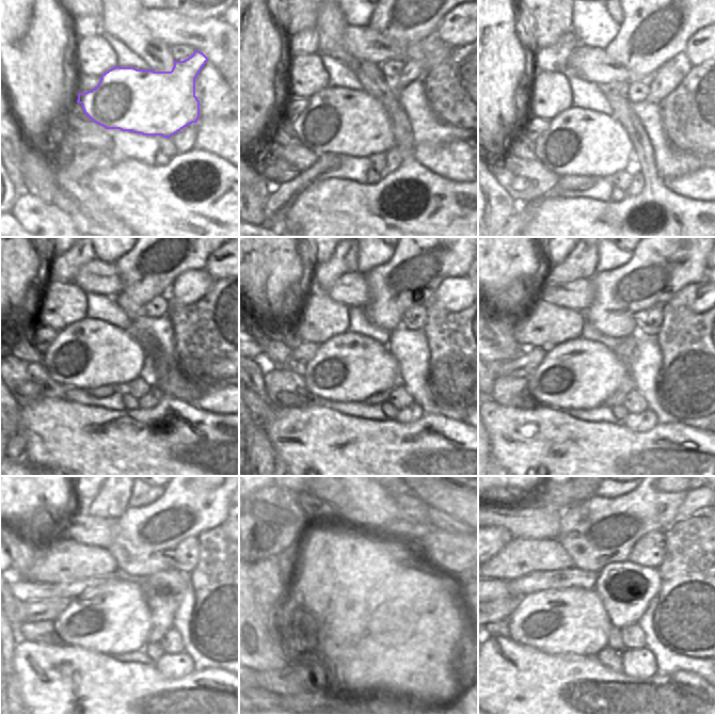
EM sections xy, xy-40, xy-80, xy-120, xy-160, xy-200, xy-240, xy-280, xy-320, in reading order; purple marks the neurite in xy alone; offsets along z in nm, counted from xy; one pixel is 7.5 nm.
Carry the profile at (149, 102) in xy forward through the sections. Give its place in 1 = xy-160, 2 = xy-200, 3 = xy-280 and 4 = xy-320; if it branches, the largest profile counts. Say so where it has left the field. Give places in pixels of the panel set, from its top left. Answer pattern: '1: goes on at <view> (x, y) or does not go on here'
1: goes on at xy-160 (350, 367)
2: goes on at xy-200 (580, 374)
3: goes on at xy-280 (340, 619)
4: goes on at xy-320 (571, 621)

